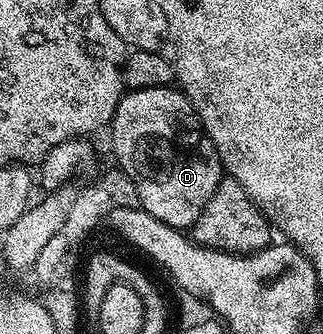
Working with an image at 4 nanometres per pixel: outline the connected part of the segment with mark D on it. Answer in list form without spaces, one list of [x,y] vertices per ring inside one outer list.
[[[167,85],[125,92],[112,116],[110,132],[112,149],[116,152],[115,164],[126,171],[130,179],[134,179],[134,187],[138,187],[140,208],[170,227],[181,231],[191,230],[198,215],[202,215],[206,203],[210,203],[210,195],[214,195],[226,170],[187,94],[179,88]]]

